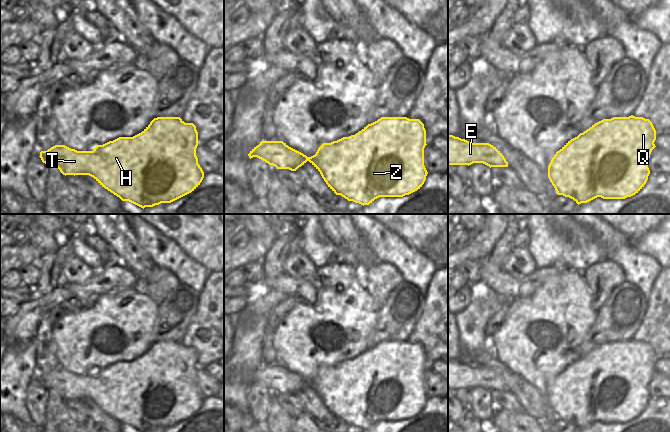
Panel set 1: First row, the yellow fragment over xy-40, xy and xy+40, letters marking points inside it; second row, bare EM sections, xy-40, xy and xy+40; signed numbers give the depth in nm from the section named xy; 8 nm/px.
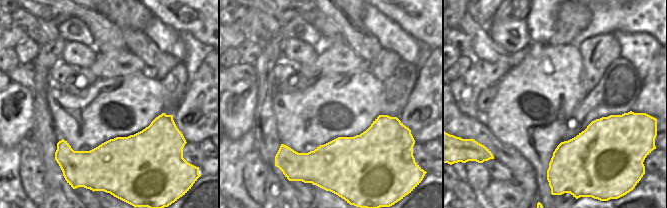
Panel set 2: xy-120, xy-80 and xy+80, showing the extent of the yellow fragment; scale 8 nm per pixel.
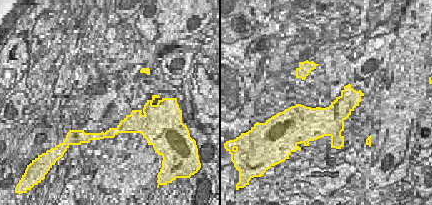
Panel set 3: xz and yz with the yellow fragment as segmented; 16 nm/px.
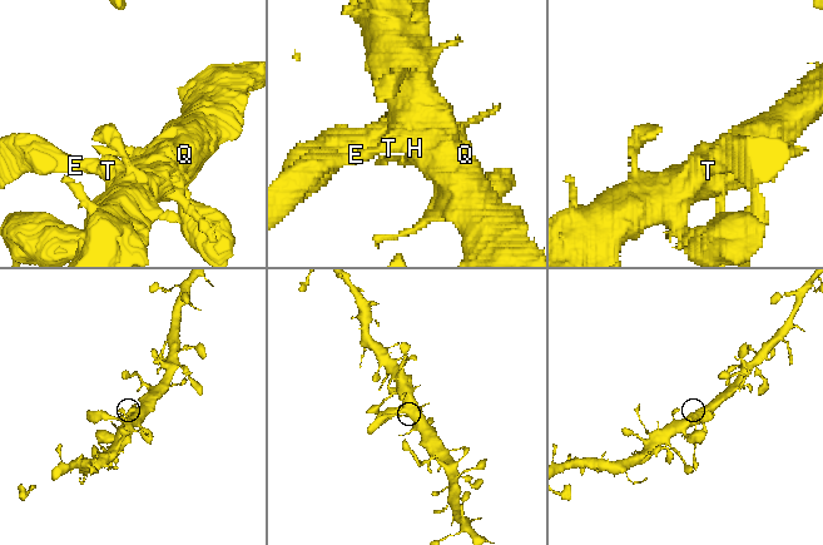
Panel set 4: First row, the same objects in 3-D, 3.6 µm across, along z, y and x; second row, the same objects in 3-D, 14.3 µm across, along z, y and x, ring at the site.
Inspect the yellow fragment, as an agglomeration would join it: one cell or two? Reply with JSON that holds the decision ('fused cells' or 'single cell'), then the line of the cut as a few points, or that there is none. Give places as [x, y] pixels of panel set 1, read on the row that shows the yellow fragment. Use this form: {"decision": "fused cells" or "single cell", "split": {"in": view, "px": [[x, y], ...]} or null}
{"decision": "single cell", "split": null}

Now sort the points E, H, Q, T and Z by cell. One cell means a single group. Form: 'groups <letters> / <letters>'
groups E H Q T Z

